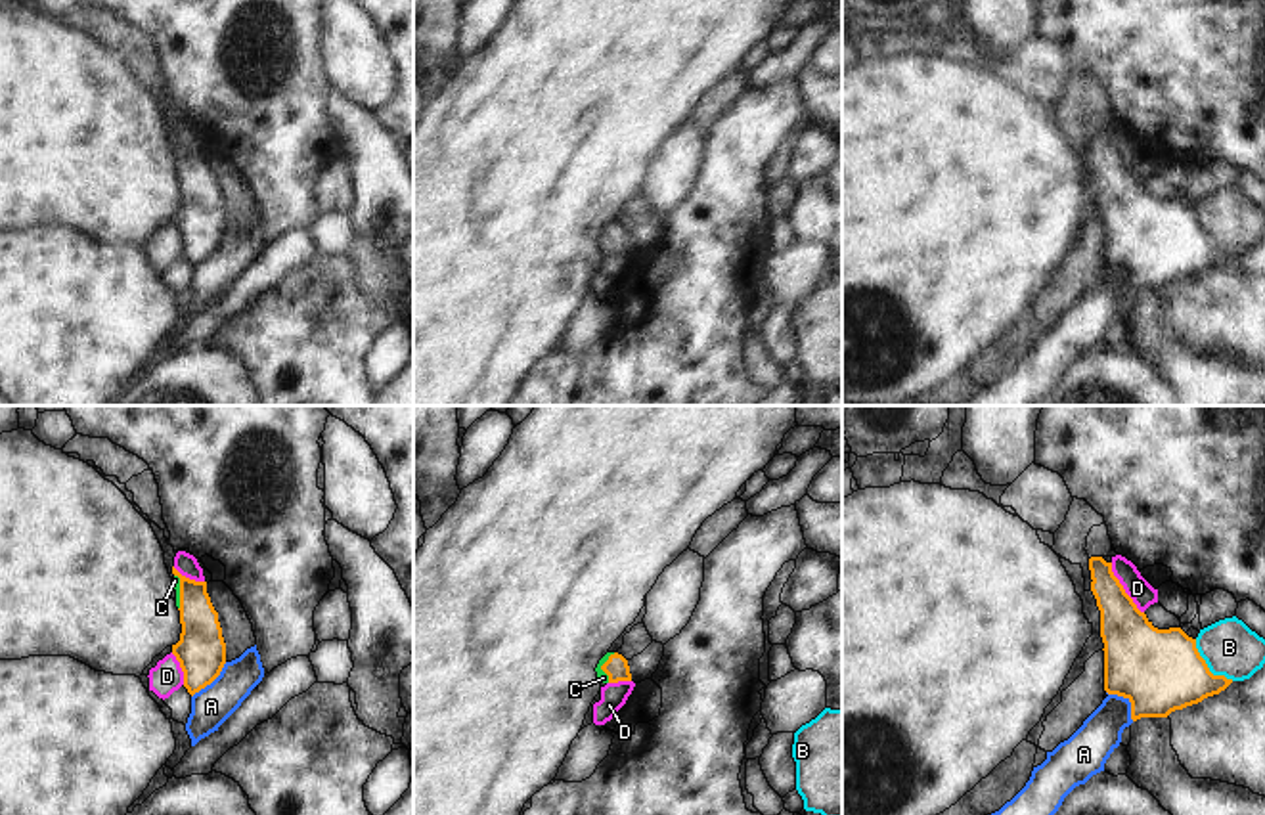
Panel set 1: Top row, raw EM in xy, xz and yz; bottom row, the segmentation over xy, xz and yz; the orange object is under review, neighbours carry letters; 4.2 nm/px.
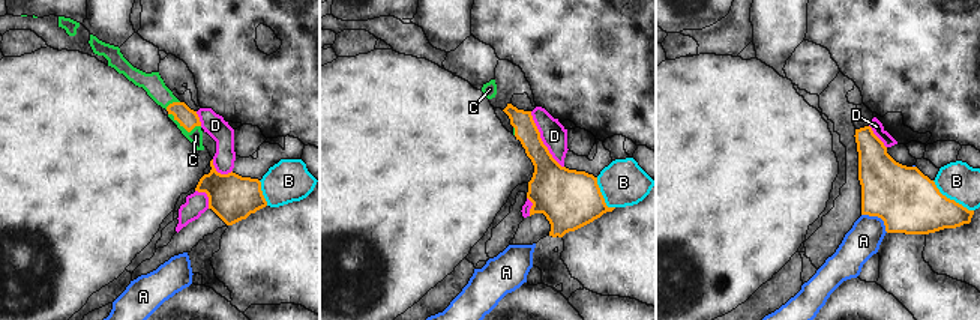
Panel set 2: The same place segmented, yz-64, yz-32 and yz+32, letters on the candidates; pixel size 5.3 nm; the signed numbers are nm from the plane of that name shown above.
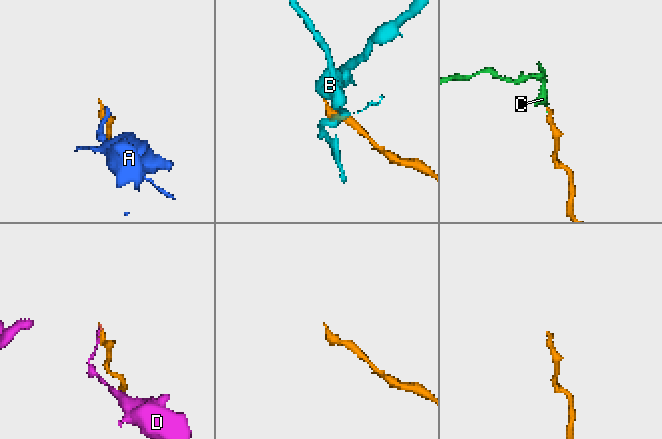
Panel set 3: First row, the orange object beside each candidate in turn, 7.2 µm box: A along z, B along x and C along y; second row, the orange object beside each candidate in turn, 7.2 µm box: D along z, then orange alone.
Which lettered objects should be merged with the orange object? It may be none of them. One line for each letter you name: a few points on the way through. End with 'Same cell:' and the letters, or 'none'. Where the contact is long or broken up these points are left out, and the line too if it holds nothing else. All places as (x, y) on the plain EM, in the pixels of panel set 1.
C: Path across: xz (617, 240), (601, 238), (603, 249)
Same cell: C.

